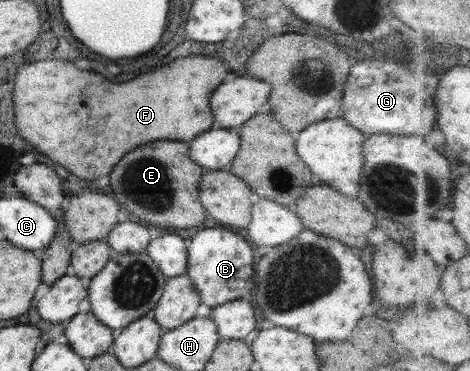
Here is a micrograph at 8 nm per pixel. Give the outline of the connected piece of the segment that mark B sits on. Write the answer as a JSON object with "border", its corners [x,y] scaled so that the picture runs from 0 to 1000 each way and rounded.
{"border":[[[430,617],[396,652],[398,714],[394,739],[421,784],[428,817],[445,830],[489,817],[515,795],[532,792],[540,768],[536,671],[523,647],[502,628],[506,628],[504,620]]]}

